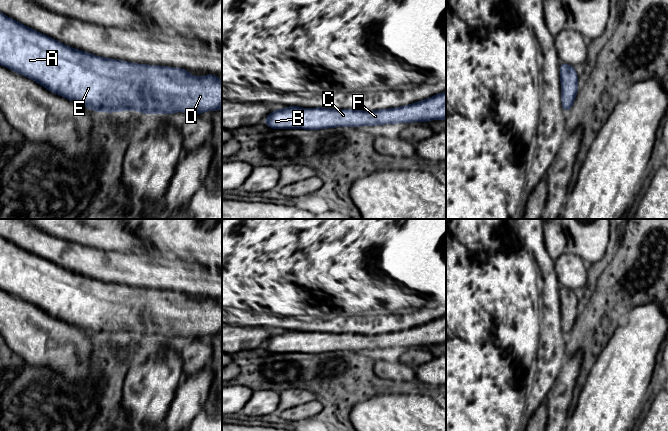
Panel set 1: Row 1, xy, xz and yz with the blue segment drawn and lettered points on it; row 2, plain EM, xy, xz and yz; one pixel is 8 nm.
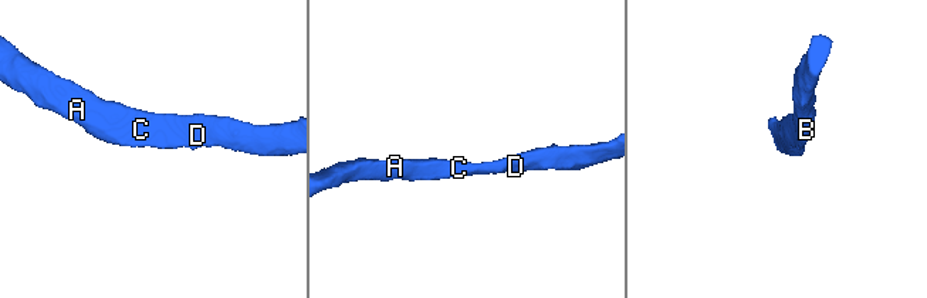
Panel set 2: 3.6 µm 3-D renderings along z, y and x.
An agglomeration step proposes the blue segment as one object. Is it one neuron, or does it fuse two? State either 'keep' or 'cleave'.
keep

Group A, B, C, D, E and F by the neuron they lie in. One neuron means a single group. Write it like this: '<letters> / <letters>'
A B C D E F

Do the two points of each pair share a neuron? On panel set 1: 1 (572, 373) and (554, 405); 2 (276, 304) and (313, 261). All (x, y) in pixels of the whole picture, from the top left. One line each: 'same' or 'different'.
1: same
2: same

